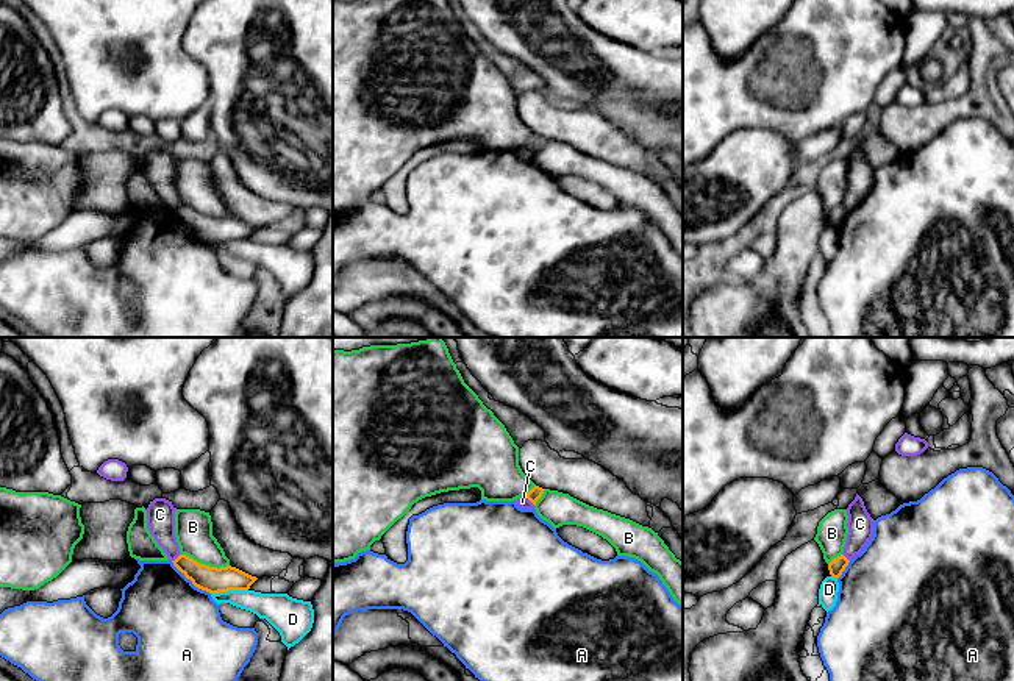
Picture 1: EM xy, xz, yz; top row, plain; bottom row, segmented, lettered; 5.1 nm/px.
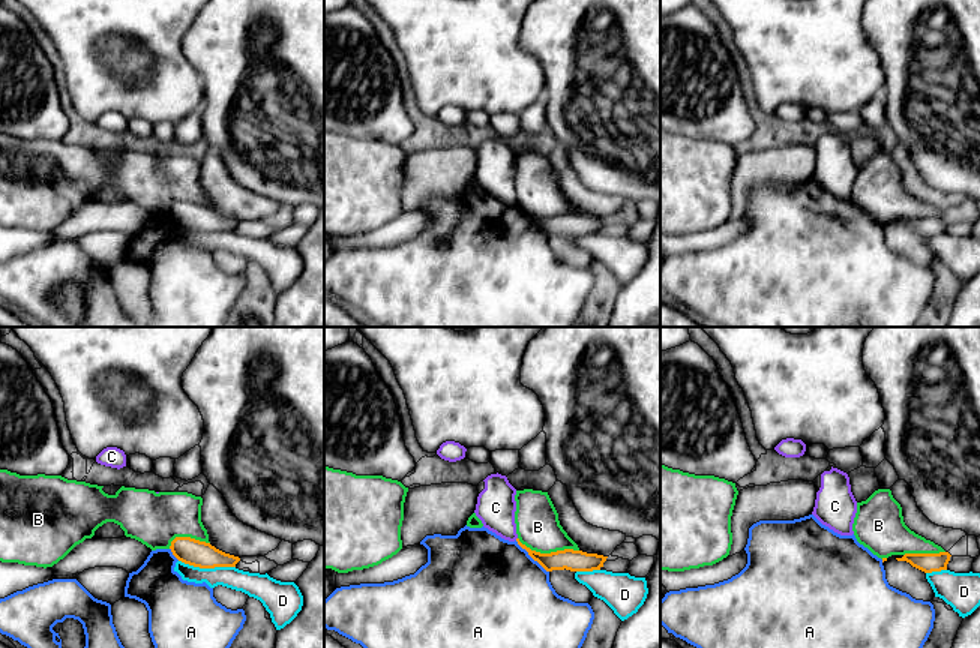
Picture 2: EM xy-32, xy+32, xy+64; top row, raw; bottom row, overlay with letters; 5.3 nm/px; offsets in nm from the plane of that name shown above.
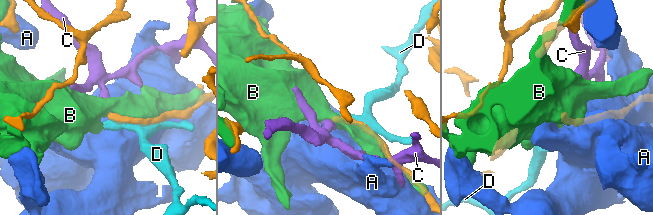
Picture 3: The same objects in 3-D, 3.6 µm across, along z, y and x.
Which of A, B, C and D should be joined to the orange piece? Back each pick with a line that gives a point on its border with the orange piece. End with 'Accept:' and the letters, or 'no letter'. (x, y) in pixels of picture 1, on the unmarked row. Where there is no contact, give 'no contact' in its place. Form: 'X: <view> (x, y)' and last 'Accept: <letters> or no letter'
Accept: no letter

